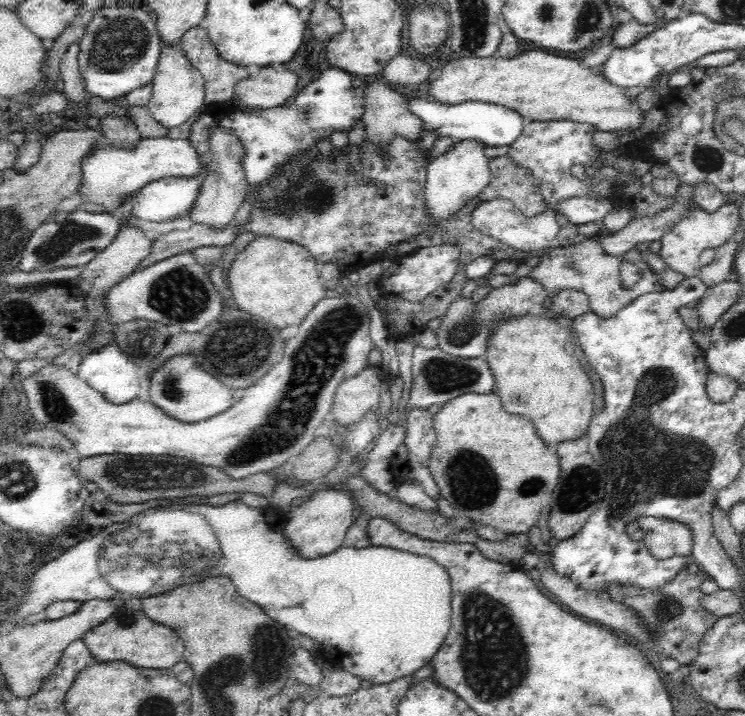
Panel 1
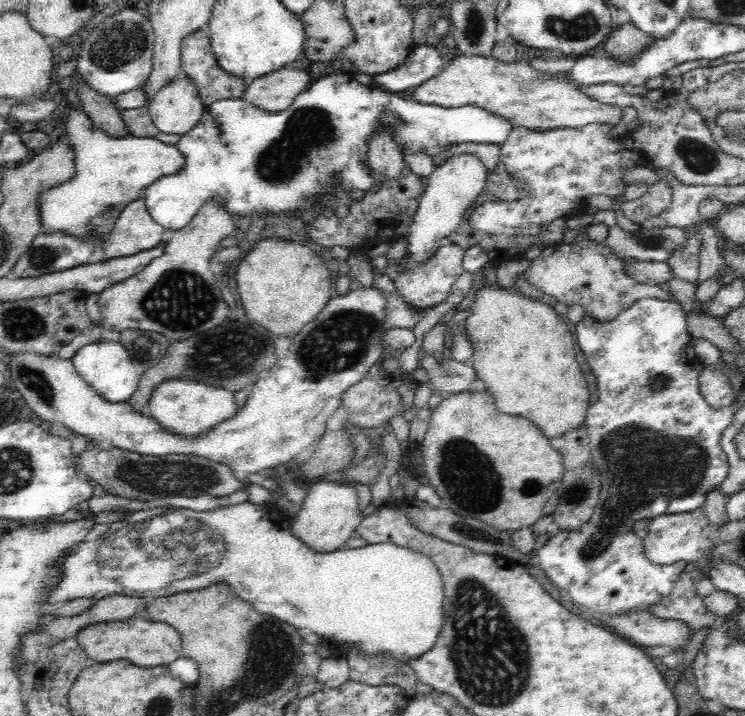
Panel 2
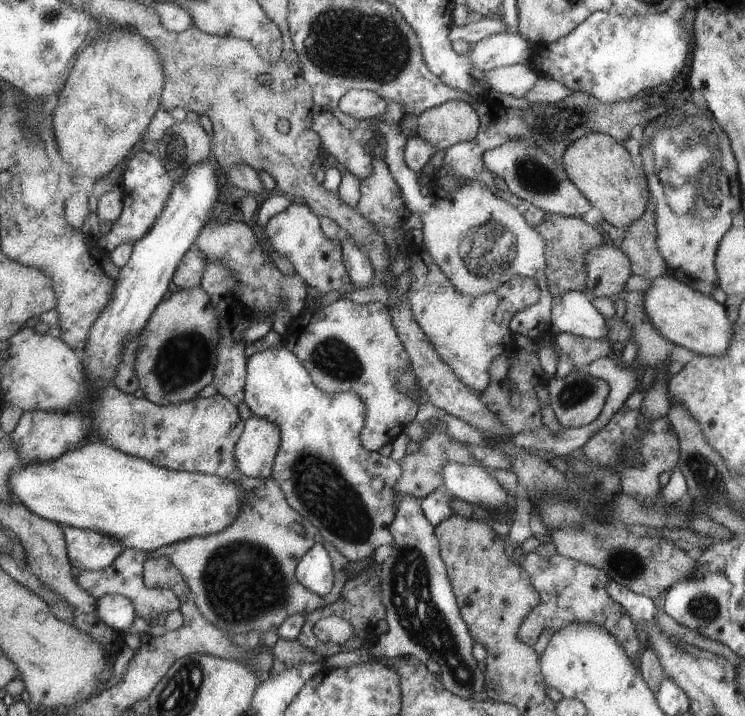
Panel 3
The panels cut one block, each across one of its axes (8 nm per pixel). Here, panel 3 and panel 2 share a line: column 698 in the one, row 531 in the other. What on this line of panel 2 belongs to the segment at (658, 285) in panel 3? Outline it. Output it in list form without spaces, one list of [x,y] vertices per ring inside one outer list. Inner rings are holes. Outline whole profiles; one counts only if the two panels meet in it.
[[[320,480],[307,491],[306,500],[292,519],[291,529],[304,544],[314,552],[334,552],[343,548],[343,544],[352,538],[364,515],[354,484],[336,480]]]

